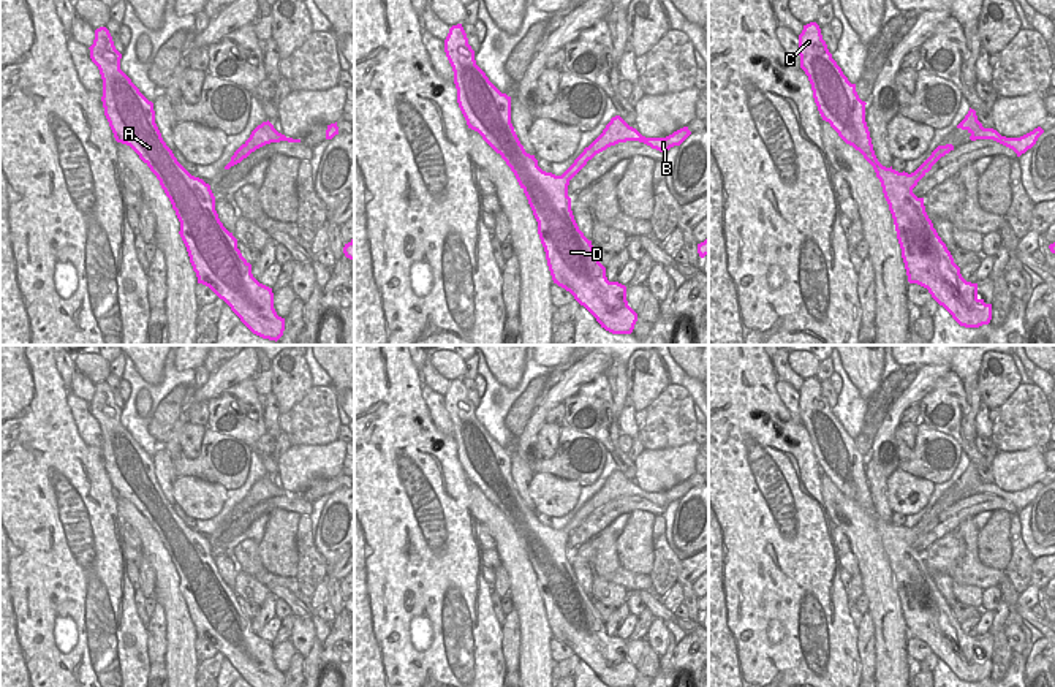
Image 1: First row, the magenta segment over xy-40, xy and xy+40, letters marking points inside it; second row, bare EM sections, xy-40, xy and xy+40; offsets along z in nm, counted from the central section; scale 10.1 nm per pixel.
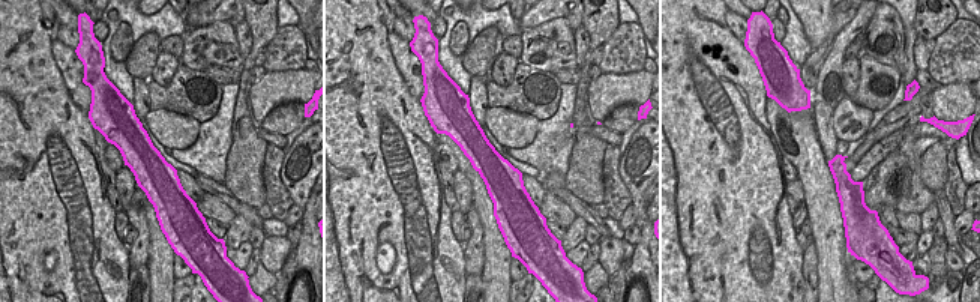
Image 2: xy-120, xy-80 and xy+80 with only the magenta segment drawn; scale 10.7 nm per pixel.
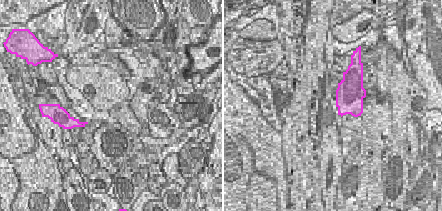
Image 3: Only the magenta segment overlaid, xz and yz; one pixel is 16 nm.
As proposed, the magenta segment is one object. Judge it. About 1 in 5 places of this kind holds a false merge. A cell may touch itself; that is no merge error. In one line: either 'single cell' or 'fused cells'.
single cell

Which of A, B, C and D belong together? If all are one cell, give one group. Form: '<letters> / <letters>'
A B C D

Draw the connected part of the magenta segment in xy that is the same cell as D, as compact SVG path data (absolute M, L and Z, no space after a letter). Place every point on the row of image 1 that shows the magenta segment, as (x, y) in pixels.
M462 24L449 28L444 52L468 128L478 131L501 155L528 199L554 283L569 291L606 331L631 334L637 313L628 306L626 287L607 280L592 241L574 220L568 185L588 160L611 146L639 141L666 154L691 131L683 127L666 138L645 138L615 116L574 163L562 176L555 176L543 171L535 155L525 152L511 123L511 97L501 93L476 65Z

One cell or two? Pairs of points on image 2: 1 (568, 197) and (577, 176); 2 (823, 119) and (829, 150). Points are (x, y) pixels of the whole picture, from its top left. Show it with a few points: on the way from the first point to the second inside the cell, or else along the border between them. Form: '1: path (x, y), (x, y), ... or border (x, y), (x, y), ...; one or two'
1: border (565, 188), (590, 206); two
2: path (824, 126), (829, 143); one

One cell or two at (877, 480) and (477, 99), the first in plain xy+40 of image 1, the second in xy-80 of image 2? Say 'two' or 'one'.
one

